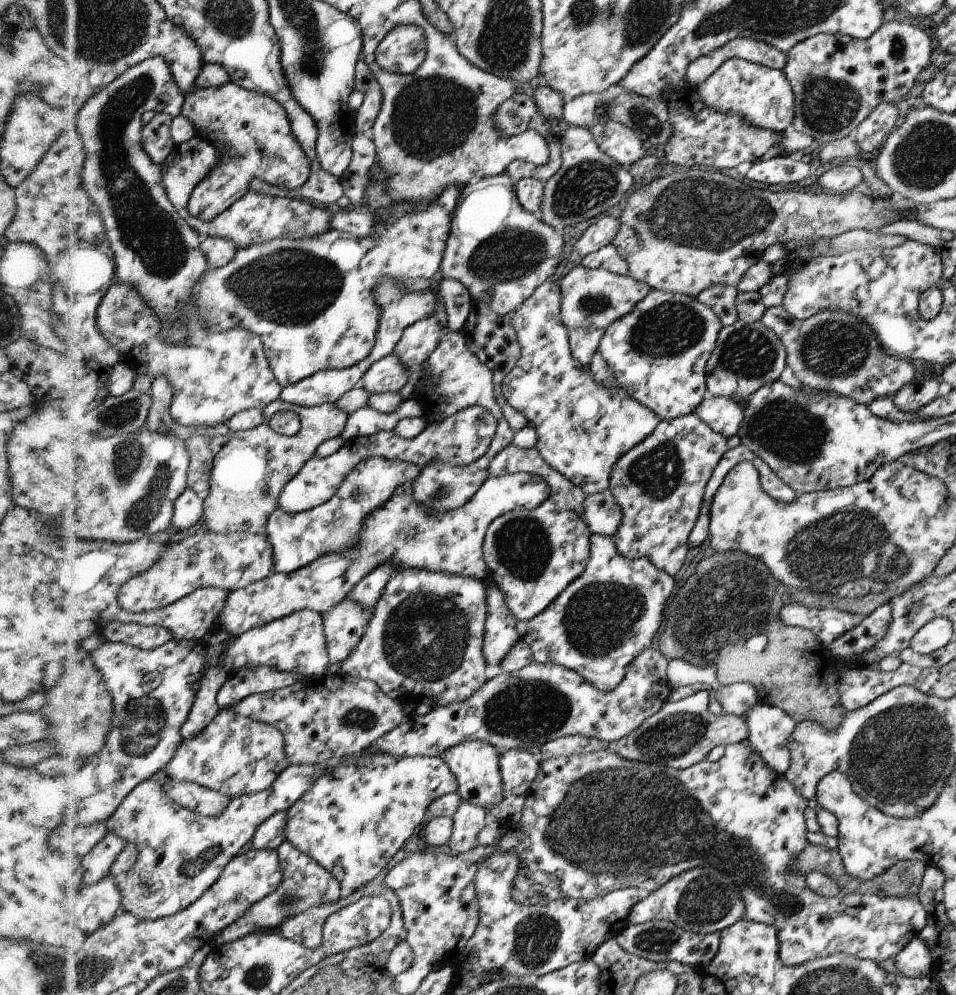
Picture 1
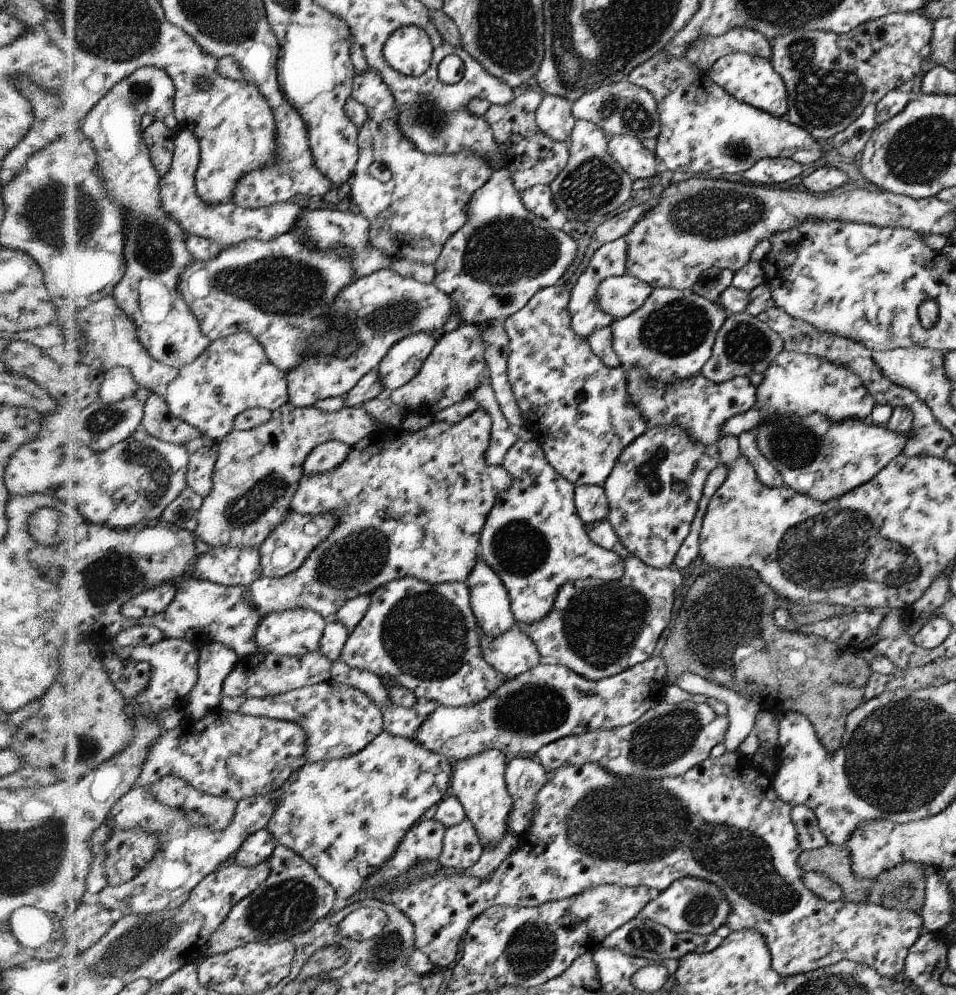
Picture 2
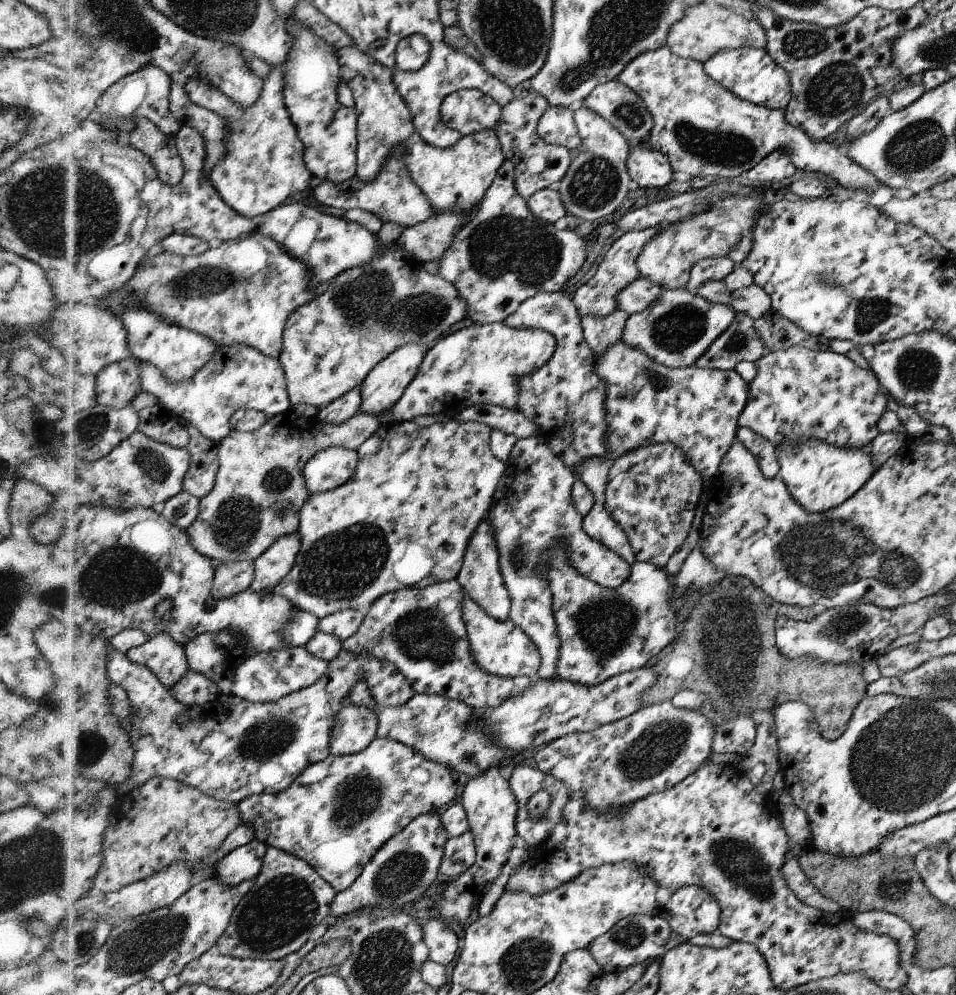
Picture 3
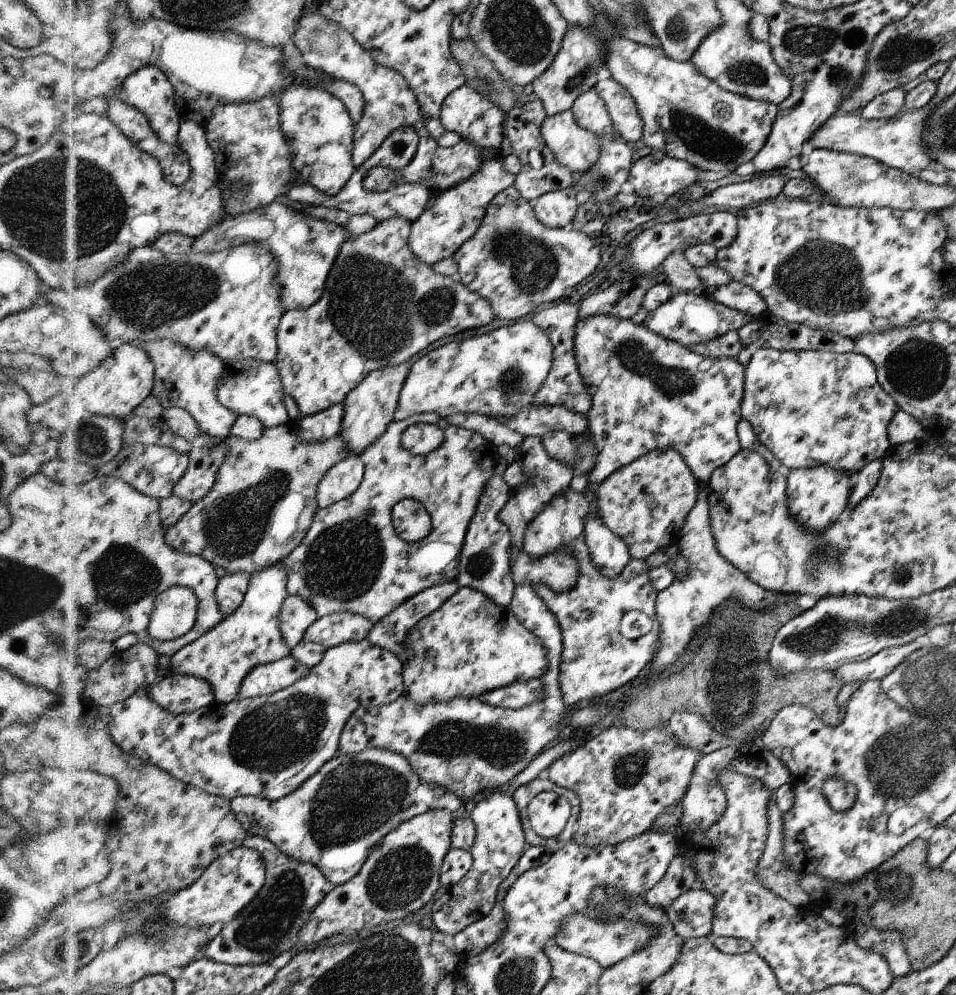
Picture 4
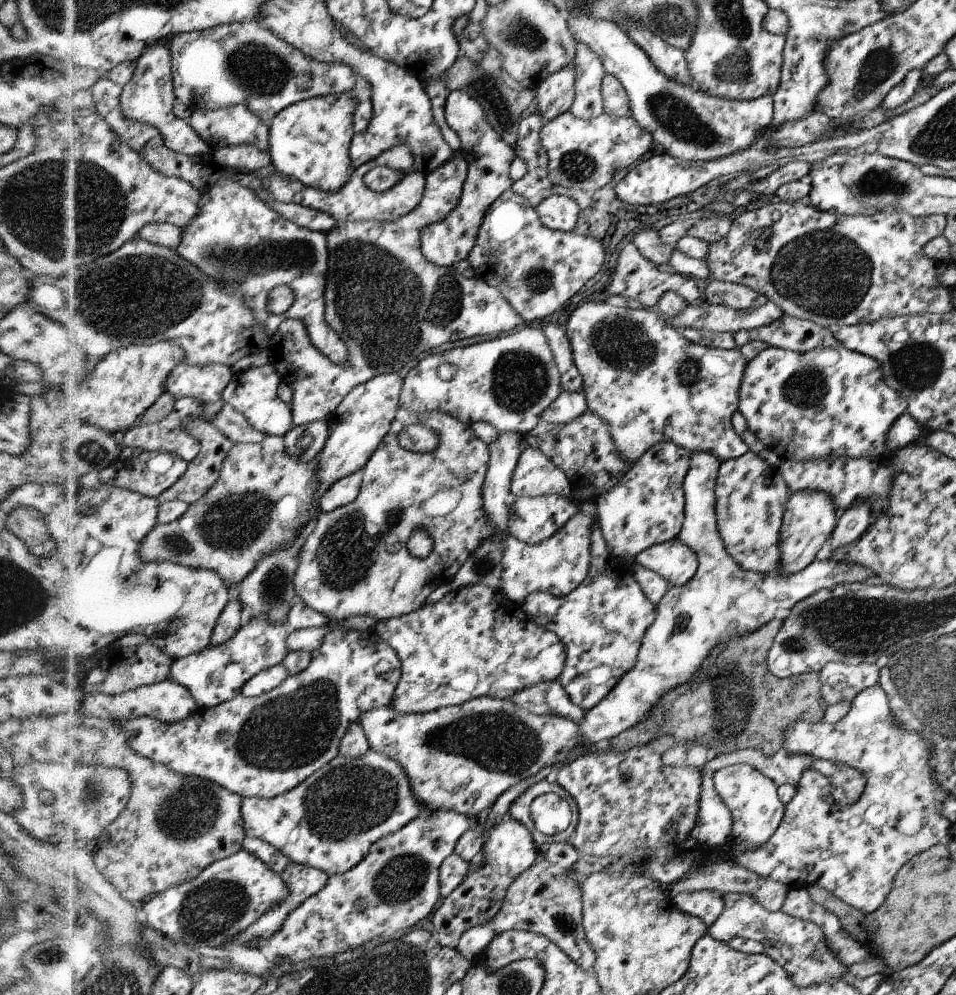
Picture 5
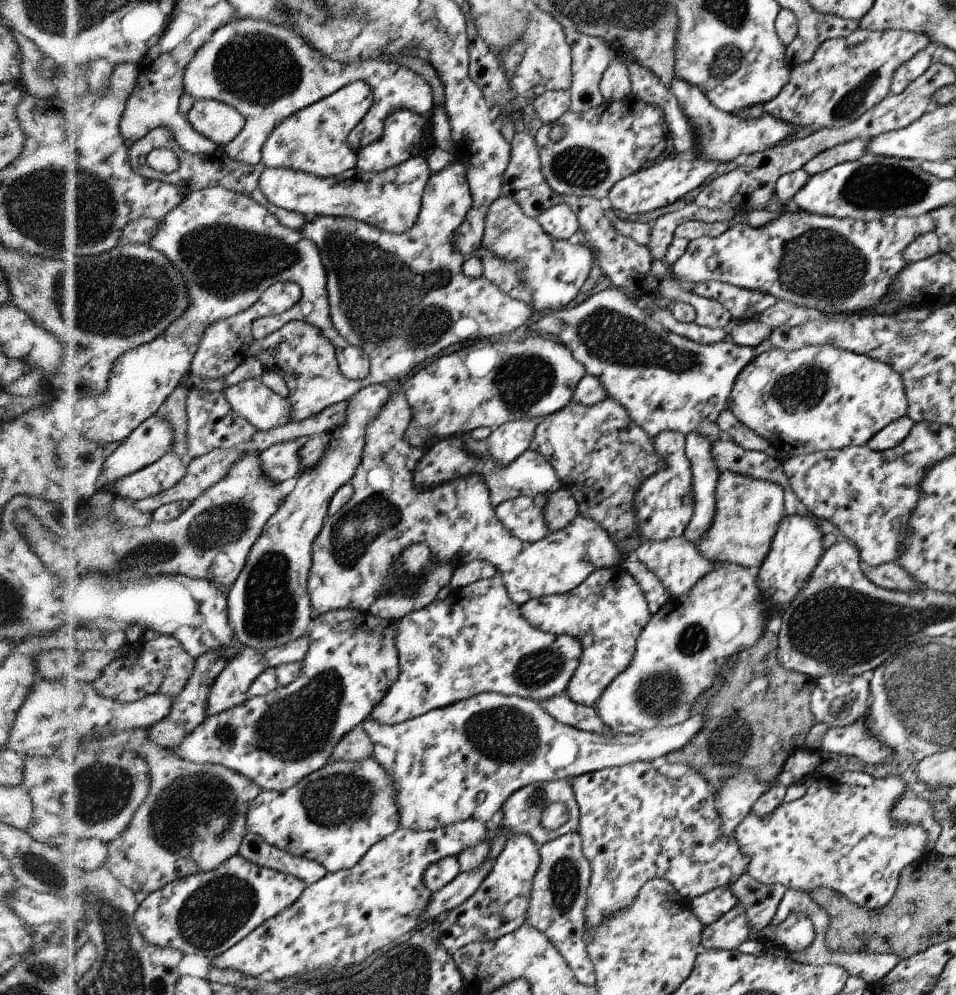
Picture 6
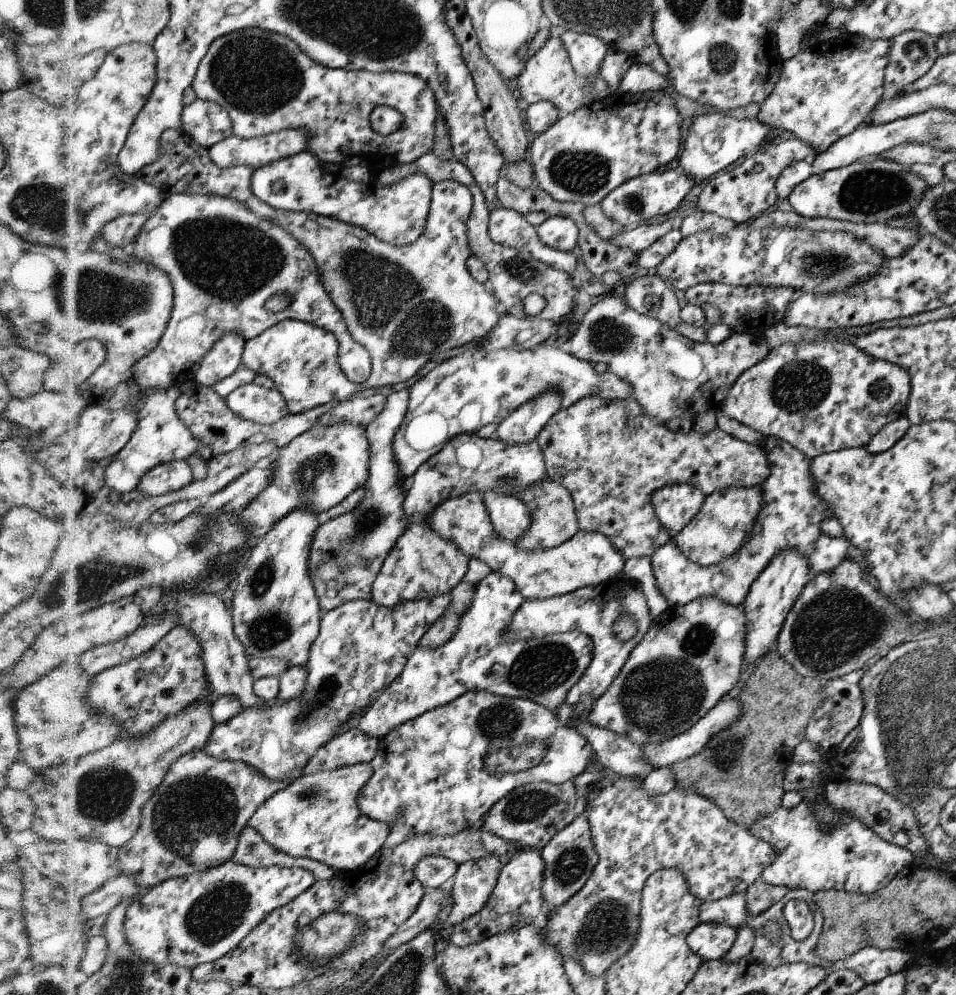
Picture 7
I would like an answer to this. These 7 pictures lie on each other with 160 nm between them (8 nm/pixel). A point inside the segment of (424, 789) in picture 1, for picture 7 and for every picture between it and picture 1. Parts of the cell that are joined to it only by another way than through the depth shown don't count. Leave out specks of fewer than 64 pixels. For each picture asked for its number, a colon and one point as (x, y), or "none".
2: (347, 816)
3: (336, 815)
4: (333, 820)
5: (328, 822)
6: (333, 817)
7: (317, 816)

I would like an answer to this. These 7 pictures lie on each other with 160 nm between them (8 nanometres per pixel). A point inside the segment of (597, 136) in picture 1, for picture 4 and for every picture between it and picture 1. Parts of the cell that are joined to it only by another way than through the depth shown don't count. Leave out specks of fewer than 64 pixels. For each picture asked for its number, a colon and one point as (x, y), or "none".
2: (627, 150)
3: (648, 168)
4: (656, 173)

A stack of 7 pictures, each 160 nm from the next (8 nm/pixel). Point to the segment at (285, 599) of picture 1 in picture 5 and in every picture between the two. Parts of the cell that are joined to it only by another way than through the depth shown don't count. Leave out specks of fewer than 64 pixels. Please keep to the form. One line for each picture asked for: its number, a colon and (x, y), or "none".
2: (413, 504)
3: (404, 518)
4: (352, 559)
5: (355, 562)

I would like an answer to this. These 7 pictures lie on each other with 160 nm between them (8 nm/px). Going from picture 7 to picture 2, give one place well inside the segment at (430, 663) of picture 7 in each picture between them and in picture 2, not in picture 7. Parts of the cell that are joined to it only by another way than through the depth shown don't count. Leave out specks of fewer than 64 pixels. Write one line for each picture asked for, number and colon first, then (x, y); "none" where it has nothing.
2: (511, 653)
3: (501, 648)
4: (469, 646)
5: (474, 642)
6: (474, 641)

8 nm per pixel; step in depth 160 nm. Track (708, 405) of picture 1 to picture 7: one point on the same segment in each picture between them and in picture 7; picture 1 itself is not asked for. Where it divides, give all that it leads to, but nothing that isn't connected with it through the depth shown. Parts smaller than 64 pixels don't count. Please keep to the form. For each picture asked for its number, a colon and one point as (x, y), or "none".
2: (794, 383)
3: (796, 394)
4: (809, 408)
5: (825, 402)
6: (812, 399)
7: (820, 397)

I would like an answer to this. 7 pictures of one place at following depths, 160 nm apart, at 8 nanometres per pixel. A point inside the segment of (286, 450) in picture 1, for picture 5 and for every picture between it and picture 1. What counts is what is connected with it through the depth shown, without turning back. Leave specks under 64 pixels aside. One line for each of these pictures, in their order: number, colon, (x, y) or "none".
2: (258, 472)
3: (260, 489)
4: (260, 509)
5: (265, 499)

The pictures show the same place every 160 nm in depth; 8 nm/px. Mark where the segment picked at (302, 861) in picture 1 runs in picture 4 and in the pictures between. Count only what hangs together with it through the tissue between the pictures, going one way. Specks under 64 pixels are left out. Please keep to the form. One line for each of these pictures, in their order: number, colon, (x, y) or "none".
2: (294, 897)
3: (276, 917)
4: (271, 924)

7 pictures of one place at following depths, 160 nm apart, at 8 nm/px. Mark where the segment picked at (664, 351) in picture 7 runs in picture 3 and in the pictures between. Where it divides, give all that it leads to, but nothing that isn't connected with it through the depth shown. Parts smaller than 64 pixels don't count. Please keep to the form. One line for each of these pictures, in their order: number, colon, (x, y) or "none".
3: (697, 409)
4: (648, 392)
5: (650, 384)
6: (665, 382)

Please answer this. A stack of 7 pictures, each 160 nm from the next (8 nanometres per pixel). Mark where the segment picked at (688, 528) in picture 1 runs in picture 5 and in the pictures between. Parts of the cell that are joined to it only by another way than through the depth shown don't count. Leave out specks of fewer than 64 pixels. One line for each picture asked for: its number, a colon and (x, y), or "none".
2: (652, 492)
3: (652, 492)
4: (646, 503)
5: (646, 507)

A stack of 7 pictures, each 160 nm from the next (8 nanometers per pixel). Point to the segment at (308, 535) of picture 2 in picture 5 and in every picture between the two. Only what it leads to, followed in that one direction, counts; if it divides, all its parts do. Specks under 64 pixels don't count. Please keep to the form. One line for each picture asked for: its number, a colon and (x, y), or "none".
3: (272, 567)
4: (252, 636)
5: (218, 674)

